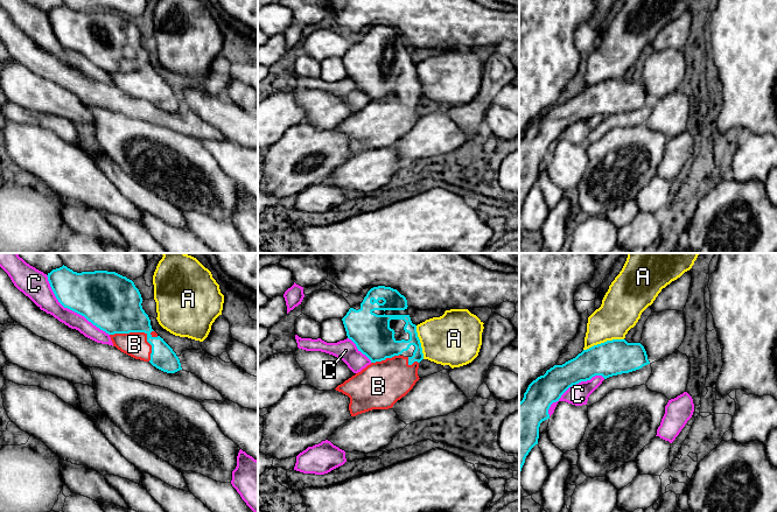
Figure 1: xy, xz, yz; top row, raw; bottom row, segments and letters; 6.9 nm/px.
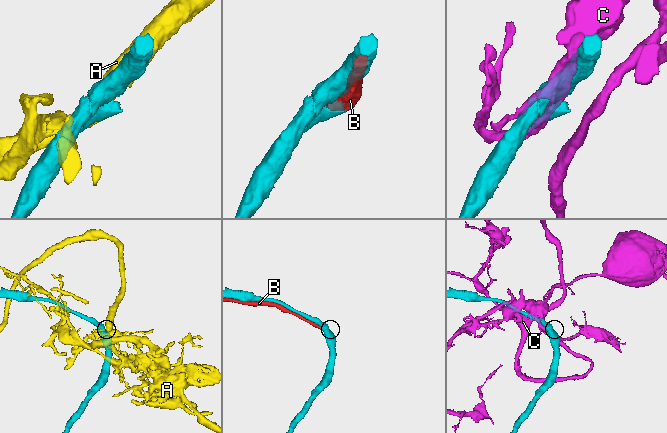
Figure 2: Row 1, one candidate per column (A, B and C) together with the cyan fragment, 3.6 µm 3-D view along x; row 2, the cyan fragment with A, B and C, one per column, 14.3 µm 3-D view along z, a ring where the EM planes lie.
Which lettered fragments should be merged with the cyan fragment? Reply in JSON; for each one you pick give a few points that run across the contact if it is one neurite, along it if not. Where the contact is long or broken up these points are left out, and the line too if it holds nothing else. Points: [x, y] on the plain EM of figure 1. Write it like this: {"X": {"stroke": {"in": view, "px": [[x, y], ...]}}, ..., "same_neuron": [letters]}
{"same_neuron": ["B"]}

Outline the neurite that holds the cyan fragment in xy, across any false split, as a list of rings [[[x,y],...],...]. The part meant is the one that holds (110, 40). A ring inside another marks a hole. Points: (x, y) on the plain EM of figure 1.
[[[64,3],[52,8],[47,15],[58,41],[108,72],[118,89],[135,98],[149,100],[167,112],[182,108],[176,92],[152,68],[150,58],[141,44],[141,33],[132,19],[107,9],[77,12]]]

